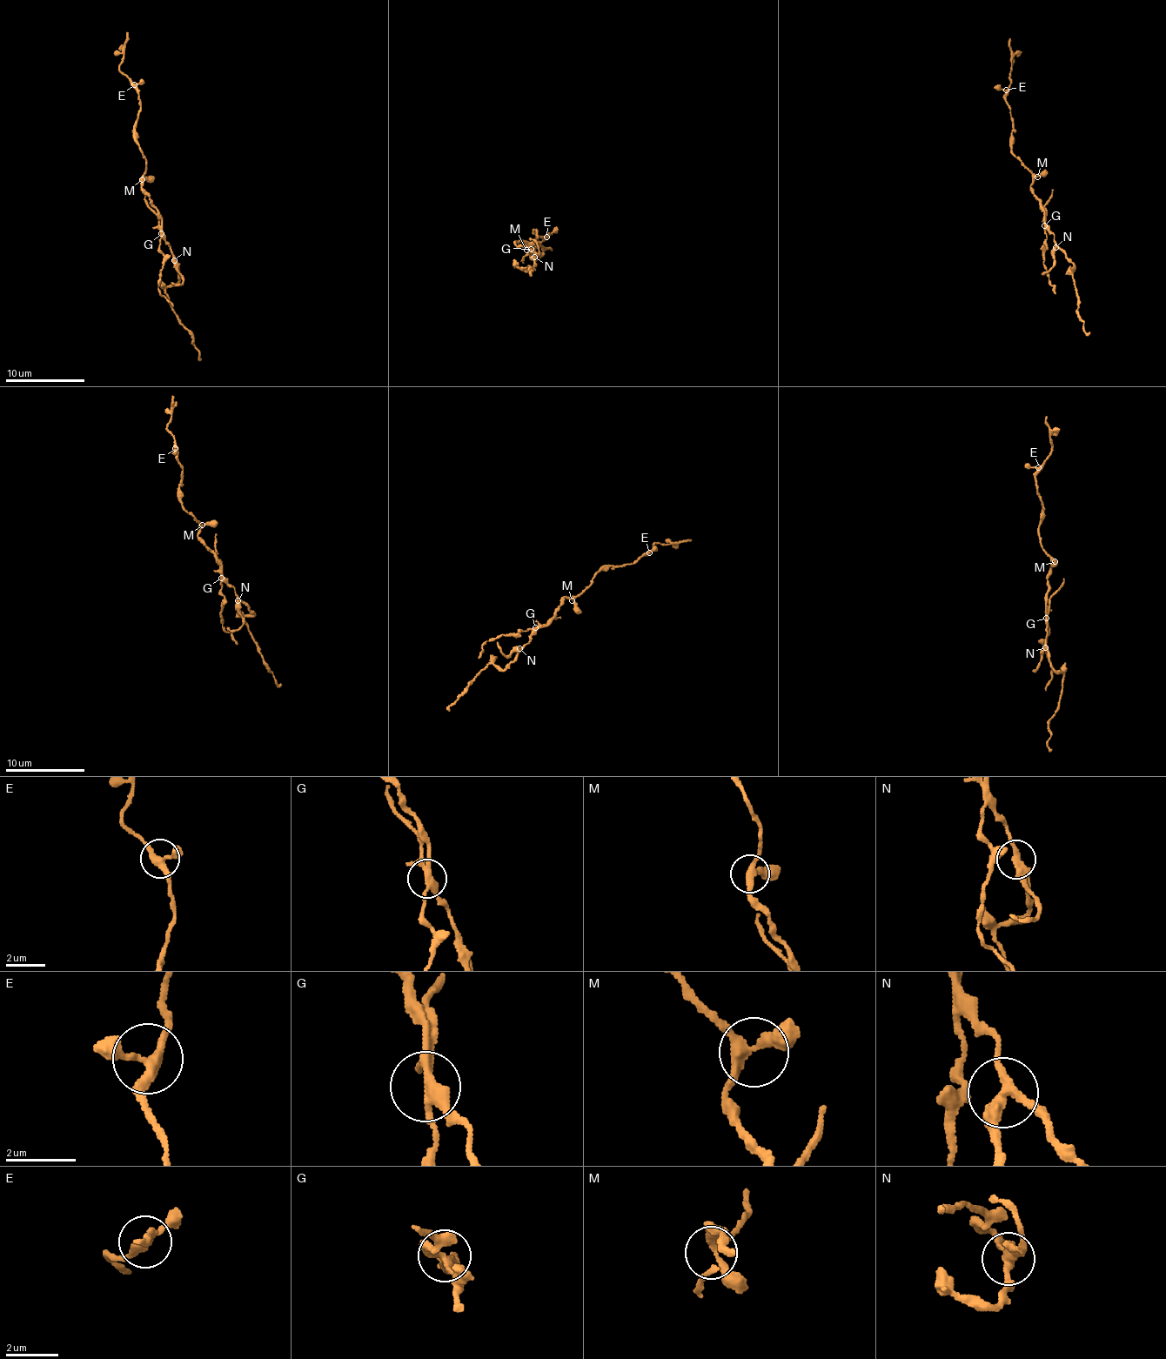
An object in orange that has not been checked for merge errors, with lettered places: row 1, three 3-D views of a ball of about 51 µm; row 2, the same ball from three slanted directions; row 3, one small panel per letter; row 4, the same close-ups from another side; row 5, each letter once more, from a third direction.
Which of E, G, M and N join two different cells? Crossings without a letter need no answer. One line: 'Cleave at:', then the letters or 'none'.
Cleave at: G, N

